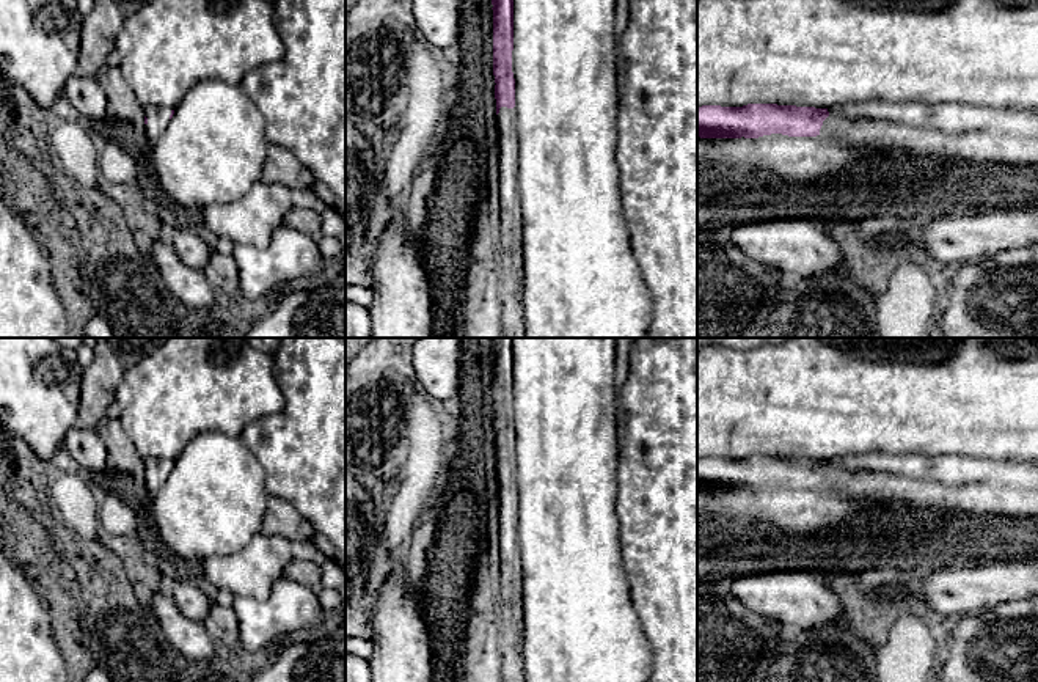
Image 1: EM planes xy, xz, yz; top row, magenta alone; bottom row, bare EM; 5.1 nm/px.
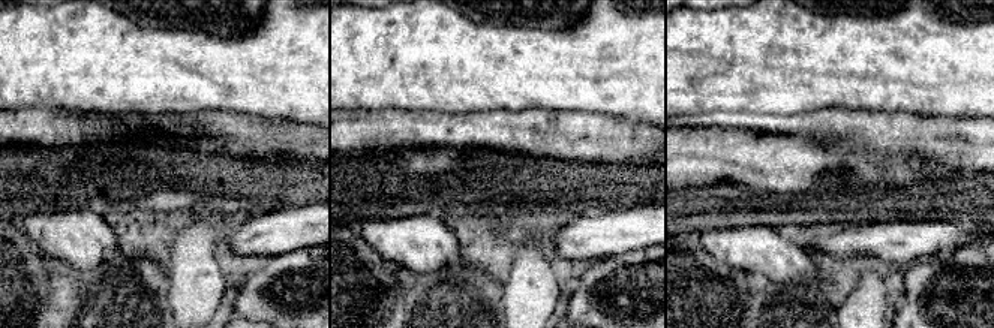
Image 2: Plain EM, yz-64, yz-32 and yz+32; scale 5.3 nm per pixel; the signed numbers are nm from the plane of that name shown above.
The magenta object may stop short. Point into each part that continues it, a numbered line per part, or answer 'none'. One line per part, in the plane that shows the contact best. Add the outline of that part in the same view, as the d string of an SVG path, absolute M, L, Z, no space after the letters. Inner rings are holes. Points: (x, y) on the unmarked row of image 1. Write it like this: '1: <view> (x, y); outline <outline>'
1: yz (977, 486); outline M868 453L828 460L820 487L868 501L905 501L917 509L936 508L967 514L1038 517L1038 465L961 456Z

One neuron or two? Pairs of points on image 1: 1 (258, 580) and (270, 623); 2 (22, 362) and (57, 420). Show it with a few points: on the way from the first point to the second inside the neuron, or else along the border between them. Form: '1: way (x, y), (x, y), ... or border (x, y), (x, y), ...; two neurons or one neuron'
1: border (281, 575), (263, 599), (234, 596); two neurons
2: way (22, 376), (33, 387), (43, 406); one neuron

